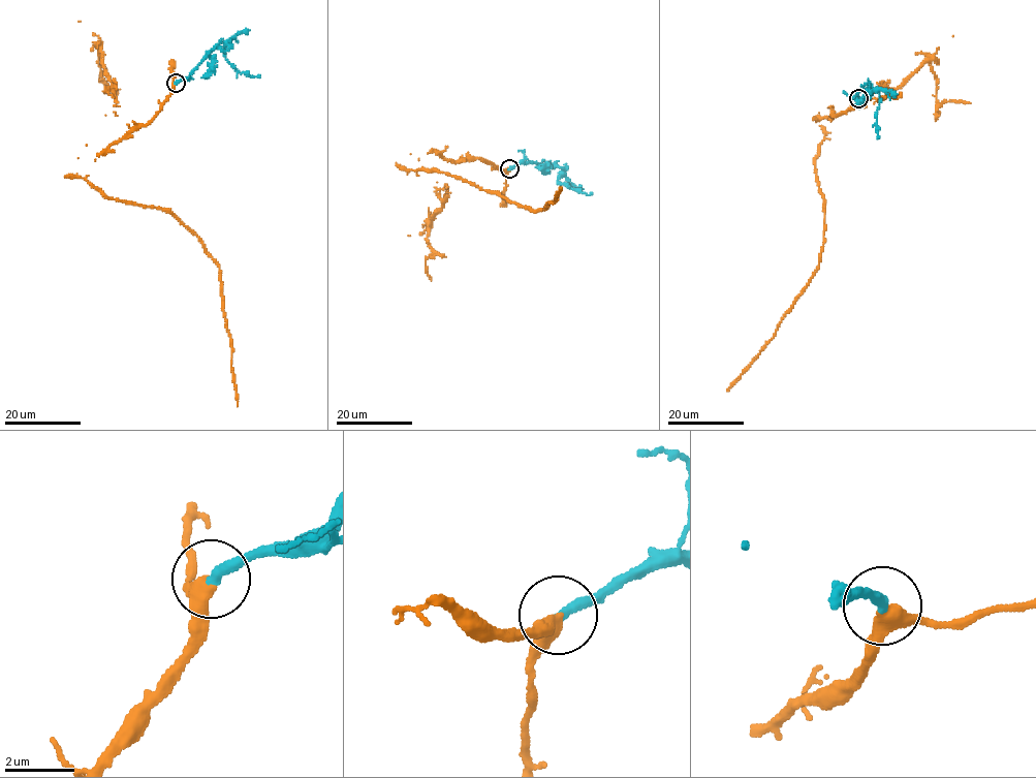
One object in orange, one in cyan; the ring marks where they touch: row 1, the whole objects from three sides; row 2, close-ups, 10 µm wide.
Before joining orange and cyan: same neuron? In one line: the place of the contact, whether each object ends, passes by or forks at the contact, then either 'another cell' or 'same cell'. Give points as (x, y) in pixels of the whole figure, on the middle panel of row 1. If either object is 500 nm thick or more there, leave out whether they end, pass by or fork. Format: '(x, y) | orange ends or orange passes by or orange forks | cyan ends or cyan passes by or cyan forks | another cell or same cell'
(509, 168) | orange passes by | cyan ends | same cell

